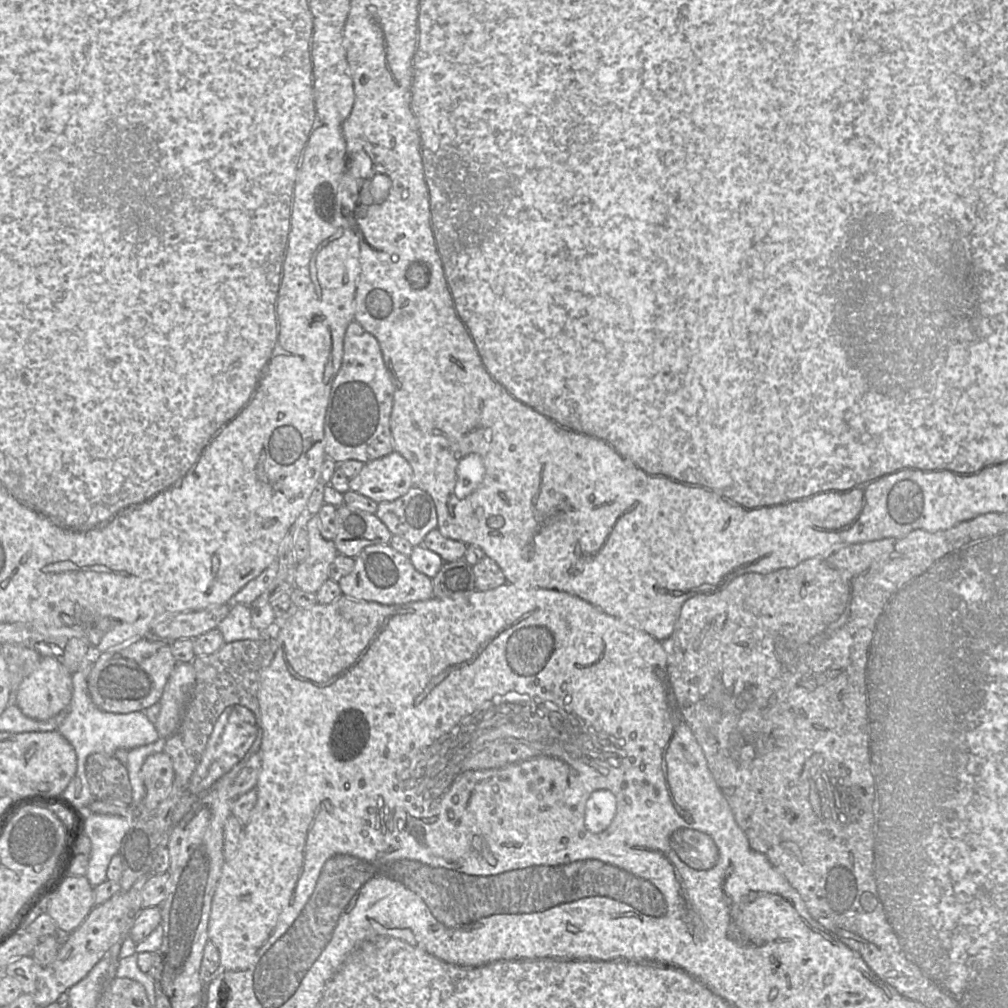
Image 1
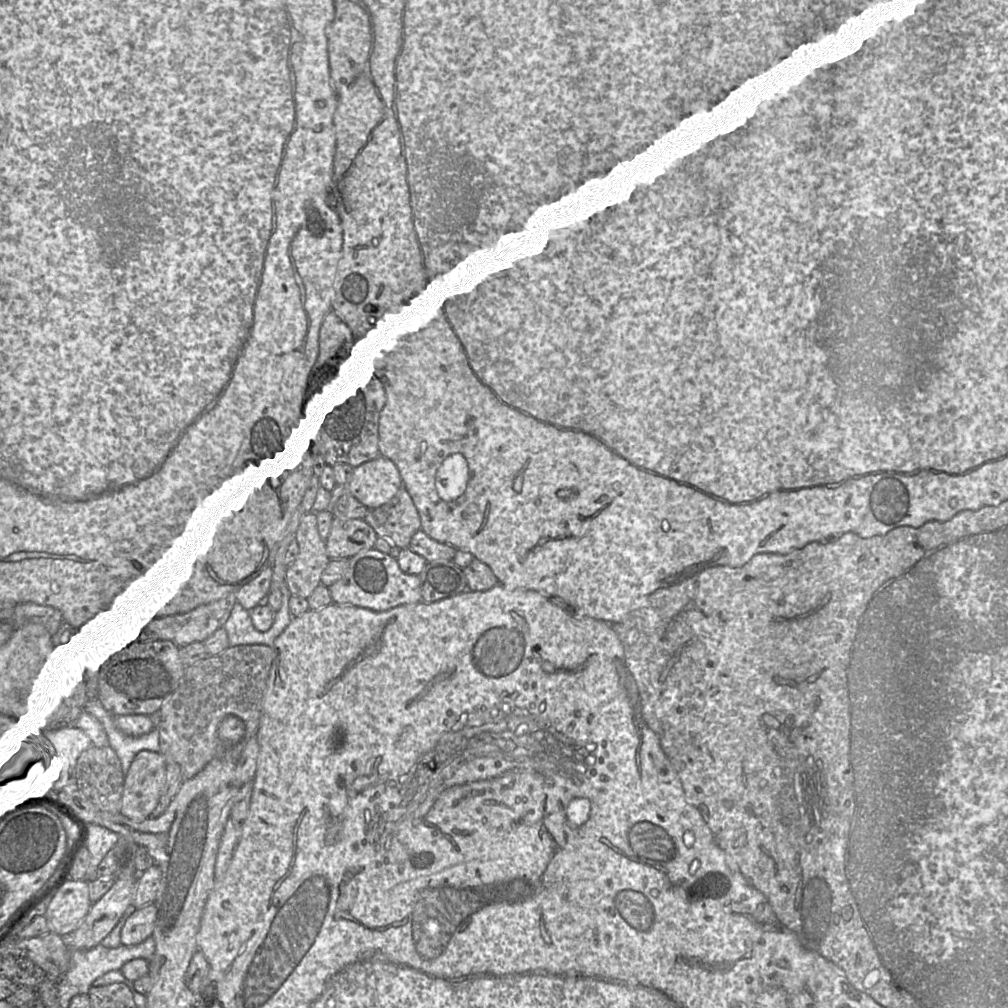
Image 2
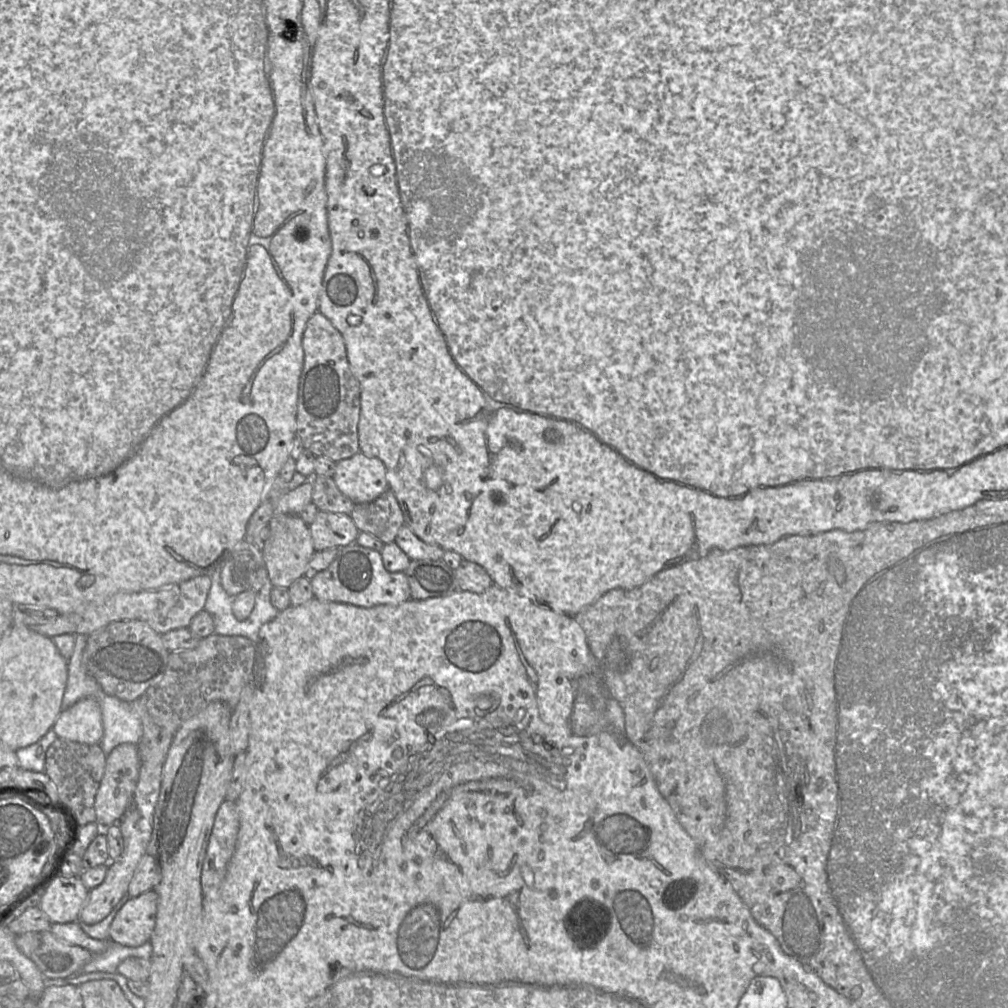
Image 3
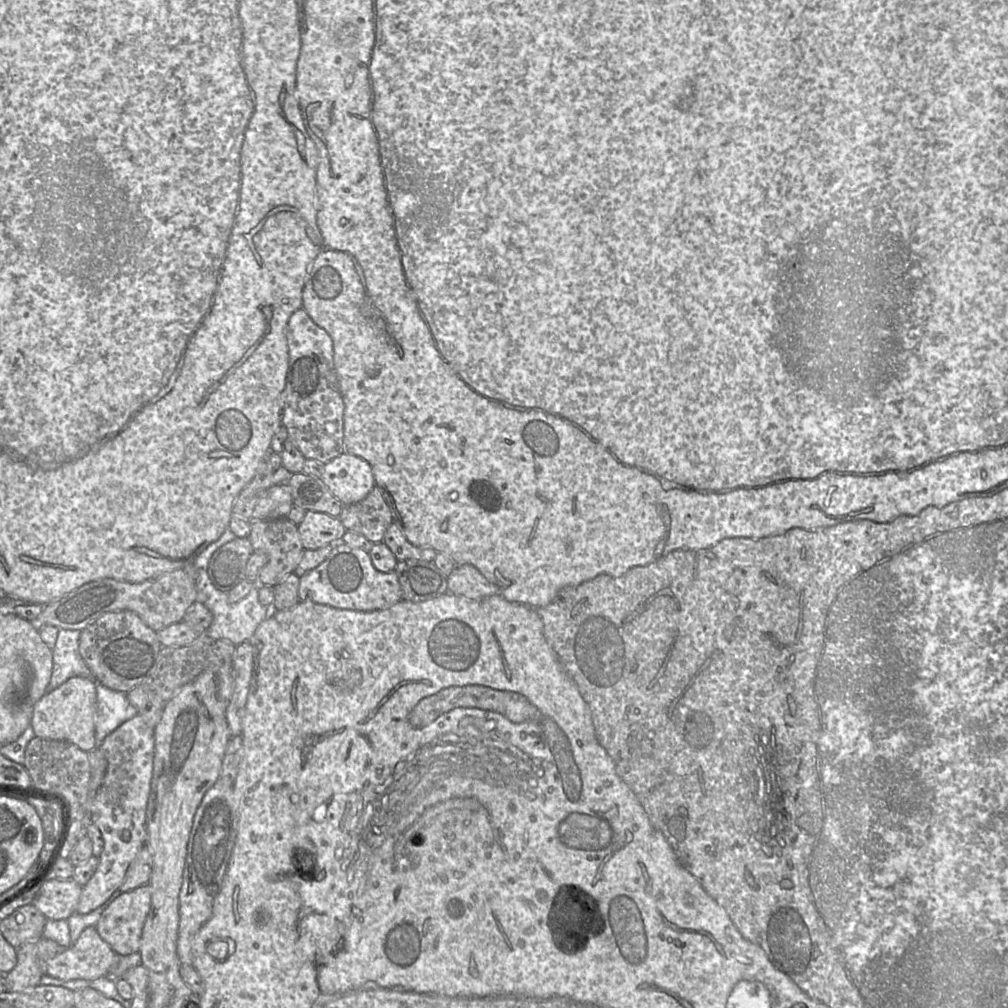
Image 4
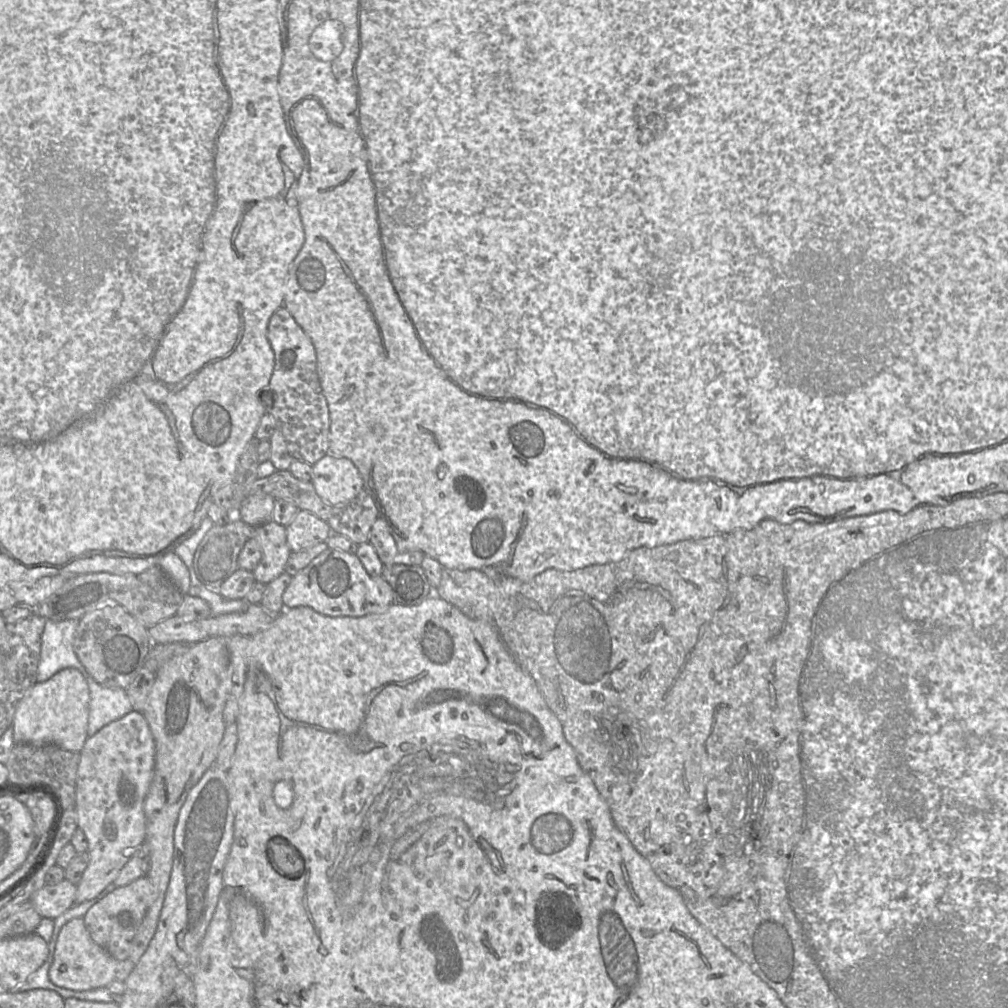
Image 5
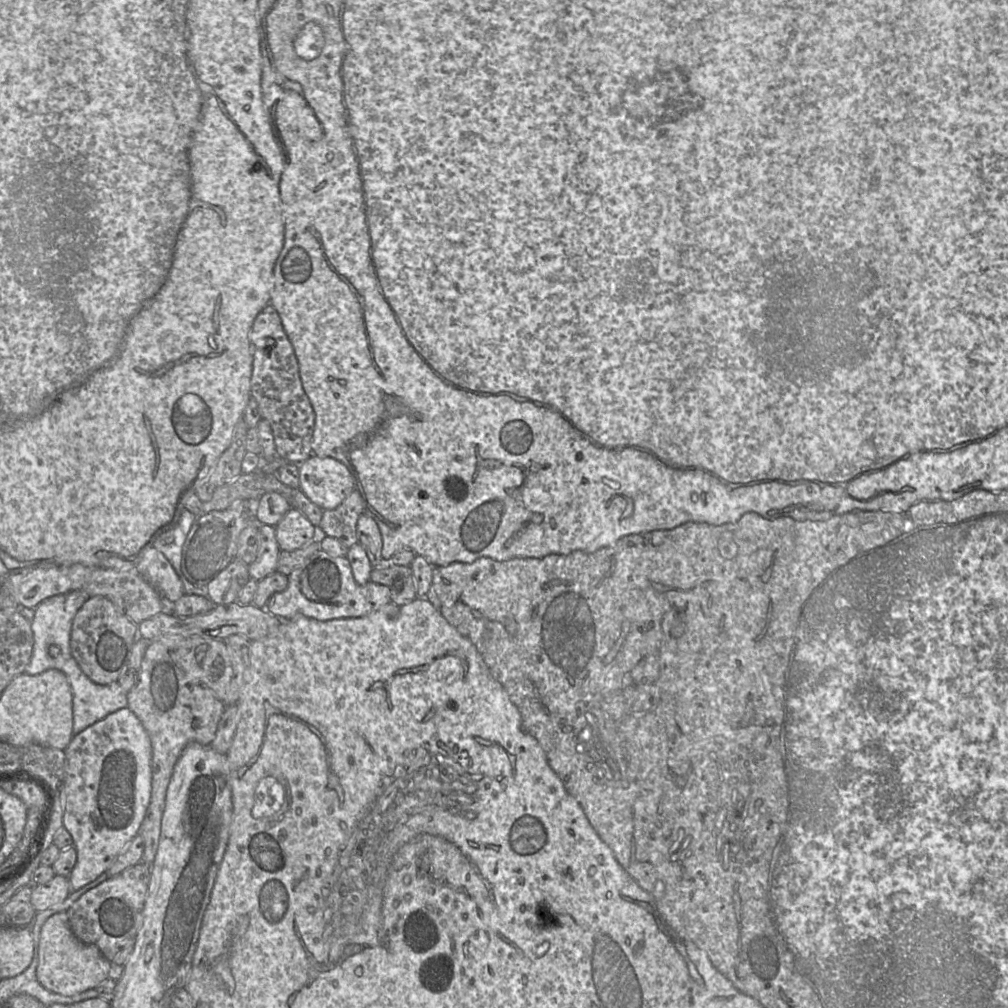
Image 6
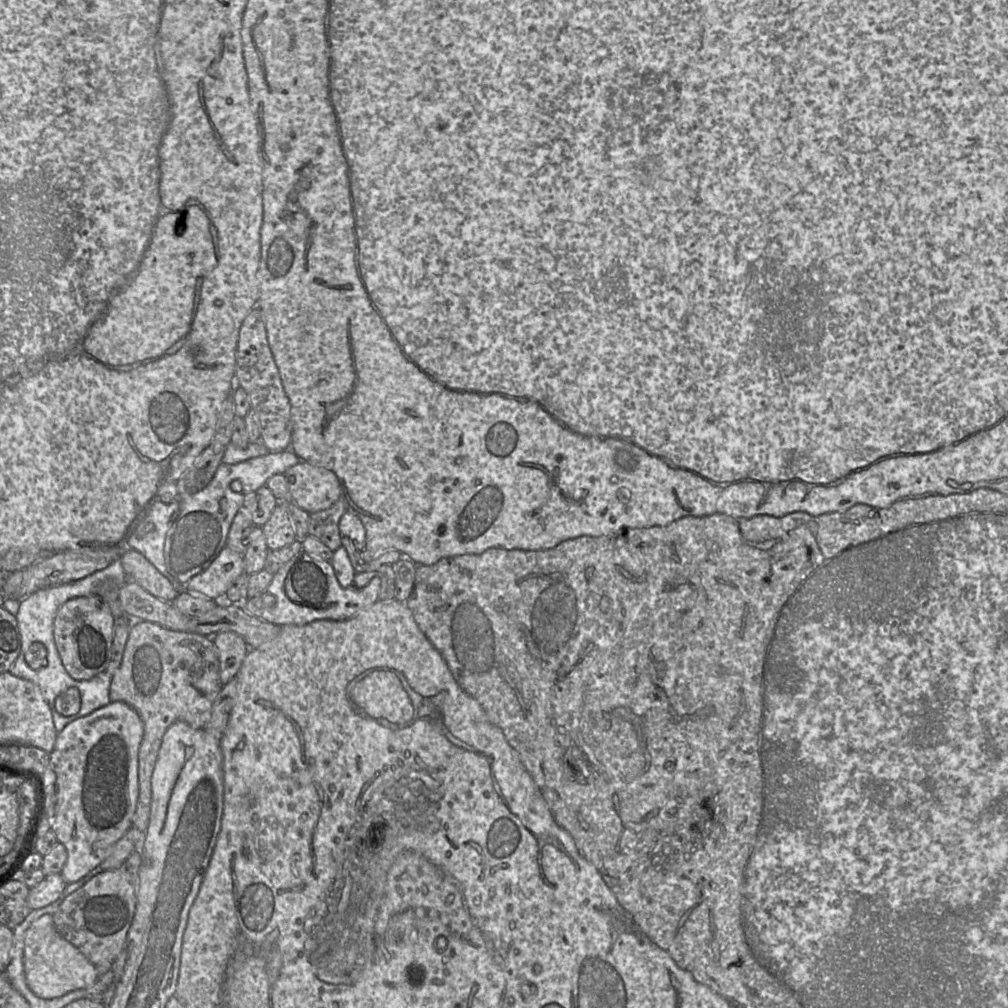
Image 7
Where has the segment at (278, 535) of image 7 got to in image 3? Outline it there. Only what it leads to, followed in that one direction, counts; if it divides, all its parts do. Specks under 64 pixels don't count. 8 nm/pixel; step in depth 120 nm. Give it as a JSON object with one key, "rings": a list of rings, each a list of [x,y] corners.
{"rings":[[[318,511],[309,525],[315,551],[341,548],[356,542],[359,530],[349,515]]]}

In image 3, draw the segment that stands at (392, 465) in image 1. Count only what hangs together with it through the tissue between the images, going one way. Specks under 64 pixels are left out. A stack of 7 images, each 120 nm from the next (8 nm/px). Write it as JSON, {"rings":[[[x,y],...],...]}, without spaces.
{"rings":[[[361,452],[337,462],[332,479],[355,505],[372,502],[389,490],[383,462]]]}

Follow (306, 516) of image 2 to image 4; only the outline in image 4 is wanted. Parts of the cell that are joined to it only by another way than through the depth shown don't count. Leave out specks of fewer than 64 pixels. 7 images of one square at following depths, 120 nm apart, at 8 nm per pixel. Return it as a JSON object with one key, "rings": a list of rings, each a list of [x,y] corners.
{"rings":[[[285,517],[274,520],[253,520],[248,539],[254,551],[263,552],[268,556],[267,564],[261,569],[257,580],[261,585],[276,586],[288,575],[294,573],[305,551],[298,526]]]}

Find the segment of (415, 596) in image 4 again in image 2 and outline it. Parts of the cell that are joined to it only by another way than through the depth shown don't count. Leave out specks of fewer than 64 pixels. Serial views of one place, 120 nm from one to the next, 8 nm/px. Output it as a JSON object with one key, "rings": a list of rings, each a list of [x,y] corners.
{"rings":[[[452,560],[426,562],[418,575],[421,601],[432,603],[467,591],[467,580],[462,568]]]}

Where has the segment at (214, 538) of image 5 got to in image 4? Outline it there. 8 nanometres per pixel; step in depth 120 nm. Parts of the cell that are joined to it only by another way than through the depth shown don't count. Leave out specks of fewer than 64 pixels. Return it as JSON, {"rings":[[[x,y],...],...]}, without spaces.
{"rings":[[[235,537],[220,546],[212,554],[207,566],[213,585],[228,593],[246,579],[246,564],[253,551],[252,543],[246,537]]]}

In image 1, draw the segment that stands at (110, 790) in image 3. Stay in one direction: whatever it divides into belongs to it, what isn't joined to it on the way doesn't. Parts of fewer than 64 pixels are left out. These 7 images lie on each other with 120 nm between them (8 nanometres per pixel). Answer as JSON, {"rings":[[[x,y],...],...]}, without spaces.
{"rings":[[[165,752],[148,756],[141,769],[141,777],[146,789],[142,809],[152,810],[168,796],[175,779],[170,756]]]}

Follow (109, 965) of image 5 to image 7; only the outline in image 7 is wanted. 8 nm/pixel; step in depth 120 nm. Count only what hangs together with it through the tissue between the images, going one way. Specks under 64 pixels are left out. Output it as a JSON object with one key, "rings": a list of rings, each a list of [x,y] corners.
{"rings":[[[51,914],[41,916],[27,929],[23,960],[26,983],[42,999],[58,998],[77,989],[86,989],[99,980],[97,967],[59,934]]]}

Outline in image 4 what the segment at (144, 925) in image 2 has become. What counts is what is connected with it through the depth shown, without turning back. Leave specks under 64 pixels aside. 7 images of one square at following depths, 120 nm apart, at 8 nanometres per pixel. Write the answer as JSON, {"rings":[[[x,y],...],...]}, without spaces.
{"rings":[[[149,885],[122,893],[103,911],[95,929],[117,955],[138,952],[150,908]]]}

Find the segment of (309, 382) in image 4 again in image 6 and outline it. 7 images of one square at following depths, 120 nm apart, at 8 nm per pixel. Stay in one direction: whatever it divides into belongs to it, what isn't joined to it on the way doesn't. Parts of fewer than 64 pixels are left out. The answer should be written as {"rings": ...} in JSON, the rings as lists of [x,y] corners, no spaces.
{"rings":[[[267,305],[256,316],[250,331],[250,342],[253,347],[251,397],[257,401],[262,418],[272,429],[278,456],[300,464],[313,455],[311,442],[315,413],[302,386],[293,346],[273,306]]]}

